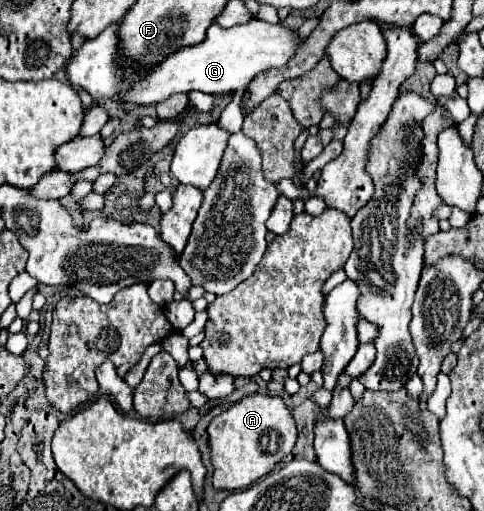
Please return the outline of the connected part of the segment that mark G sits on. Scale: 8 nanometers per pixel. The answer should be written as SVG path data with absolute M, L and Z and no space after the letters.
M250 19L244 25L234 25L234 27L220 27L218 23L212 23L208 27L206 39L194 47L182 47L182 51L176 51L176 55L168 55L162 63L158 63L152 69L140 69L138 63L134 61L122 61L120 59L120 37L118 37L118 27L120 23L114 23L110 27L106 27L106 31L102 31L98 37L94 39L86 39L82 43L82 47L78 47L76 51L72 51L70 63L66 63L66 77L74 87L80 87L84 91L90 93L90 97L94 101L100 99L120 99L122 103L128 105L154 105L160 103L164 99L168 99L174 93L190 93L190 91L202 91L202 93L230 93L230 91L244 91L248 87L248 83L274 67L284 67L294 55L296 49L304 43L304 39L298 35L298 31L282 27L278 25L270 25L264 23L260 19Z

